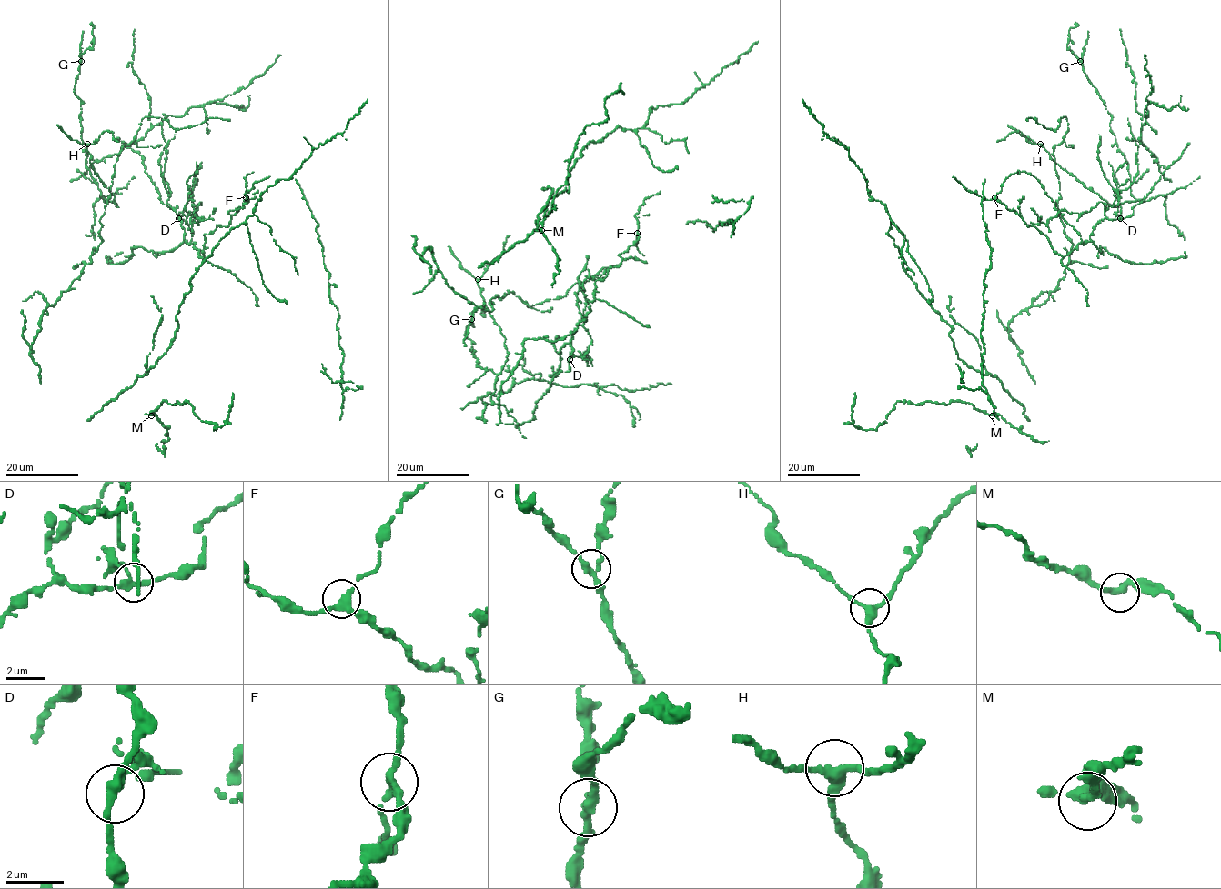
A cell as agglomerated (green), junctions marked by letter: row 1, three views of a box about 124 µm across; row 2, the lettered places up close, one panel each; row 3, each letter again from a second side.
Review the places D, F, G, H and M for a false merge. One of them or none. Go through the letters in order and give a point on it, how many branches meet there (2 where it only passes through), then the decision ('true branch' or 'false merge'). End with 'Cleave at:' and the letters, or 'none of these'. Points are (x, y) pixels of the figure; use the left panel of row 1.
D: place (178, 218); branches 3; false merge
F: place (246, 197); branches 3; true branch
G: place (81, 61); branches 3; true branch
H: place (87, 144); branches 3; true branch
M: place (151, 415); branches 3; true branch
Cleave at: D

